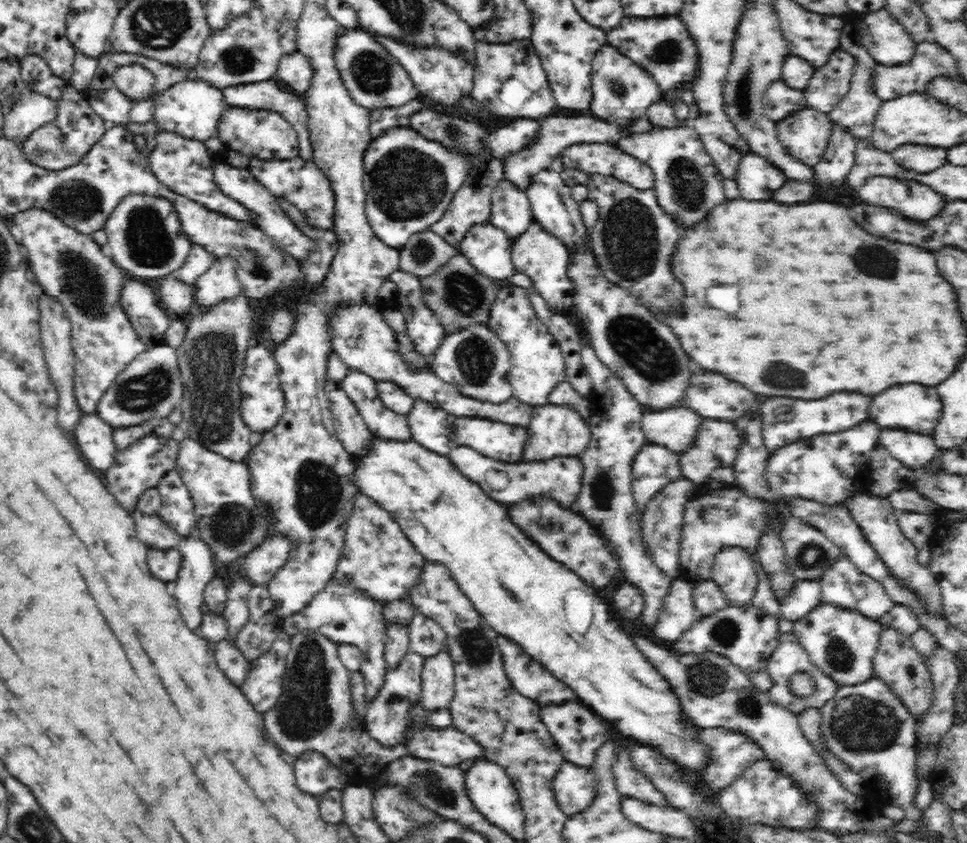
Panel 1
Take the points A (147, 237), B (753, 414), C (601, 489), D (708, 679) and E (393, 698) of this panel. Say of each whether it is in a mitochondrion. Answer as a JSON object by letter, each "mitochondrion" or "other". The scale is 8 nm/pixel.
{"A":"mitochondrion","B":"other","C":"mitochondrion","D":"mitochondrion","E":"mitochondrion"}

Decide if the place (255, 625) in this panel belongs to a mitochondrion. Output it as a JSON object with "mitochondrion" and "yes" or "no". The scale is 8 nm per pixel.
{"mitochondrion":"no"}

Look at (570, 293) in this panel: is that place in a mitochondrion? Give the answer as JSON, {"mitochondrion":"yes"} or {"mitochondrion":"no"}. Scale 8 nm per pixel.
{"mitochondrion":"no"}

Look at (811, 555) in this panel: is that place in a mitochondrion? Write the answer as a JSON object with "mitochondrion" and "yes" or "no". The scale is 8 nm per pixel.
{"mitochondrion":"yes"}

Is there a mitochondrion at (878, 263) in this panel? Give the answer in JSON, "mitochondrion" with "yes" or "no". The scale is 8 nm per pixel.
{"mitochondrion":"yes"}

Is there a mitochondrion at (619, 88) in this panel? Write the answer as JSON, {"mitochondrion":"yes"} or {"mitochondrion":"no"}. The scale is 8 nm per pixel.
{"mitochondrion":"yes"}

